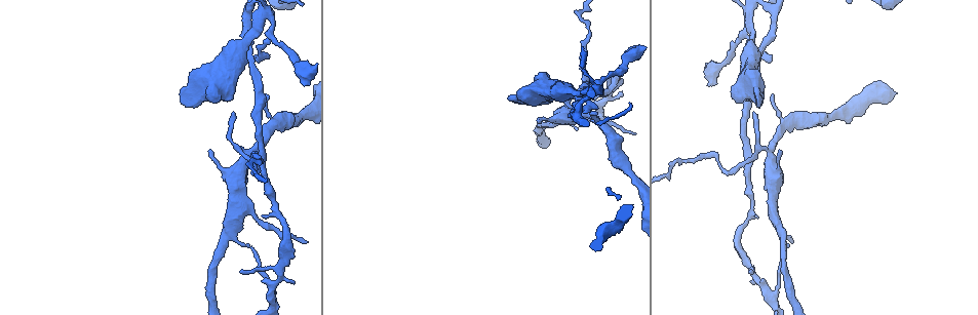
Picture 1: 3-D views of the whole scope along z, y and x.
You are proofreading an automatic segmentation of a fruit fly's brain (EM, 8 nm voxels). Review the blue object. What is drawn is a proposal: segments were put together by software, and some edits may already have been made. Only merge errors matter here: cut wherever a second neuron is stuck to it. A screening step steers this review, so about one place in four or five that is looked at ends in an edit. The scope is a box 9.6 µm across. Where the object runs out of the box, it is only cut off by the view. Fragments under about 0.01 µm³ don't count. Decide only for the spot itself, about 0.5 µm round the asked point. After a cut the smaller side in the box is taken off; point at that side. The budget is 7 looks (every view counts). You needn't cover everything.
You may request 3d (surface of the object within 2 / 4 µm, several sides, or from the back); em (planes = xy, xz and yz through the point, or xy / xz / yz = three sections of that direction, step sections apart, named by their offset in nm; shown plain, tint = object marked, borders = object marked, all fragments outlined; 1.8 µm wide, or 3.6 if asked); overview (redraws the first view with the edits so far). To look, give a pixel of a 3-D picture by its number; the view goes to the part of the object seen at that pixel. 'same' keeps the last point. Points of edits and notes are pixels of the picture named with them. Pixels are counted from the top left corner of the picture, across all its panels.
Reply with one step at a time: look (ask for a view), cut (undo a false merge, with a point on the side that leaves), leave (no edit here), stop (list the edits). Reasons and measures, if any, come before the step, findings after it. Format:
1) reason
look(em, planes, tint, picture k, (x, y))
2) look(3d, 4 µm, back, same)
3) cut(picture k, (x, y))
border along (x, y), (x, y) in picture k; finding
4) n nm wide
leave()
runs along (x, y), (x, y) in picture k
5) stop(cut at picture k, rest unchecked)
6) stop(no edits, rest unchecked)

sharp bend
look(3d, 2 µm, picture 1, (600, 111))

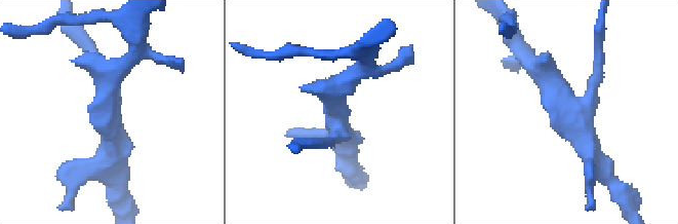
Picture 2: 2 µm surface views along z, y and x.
need the tissue
look(em, planes, borders, picture 2, (569, 100))

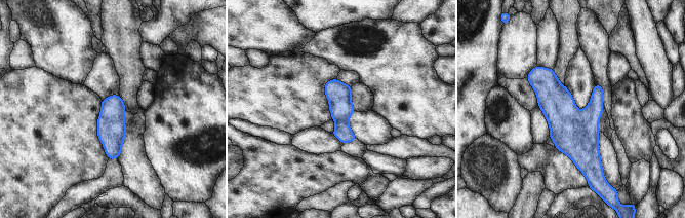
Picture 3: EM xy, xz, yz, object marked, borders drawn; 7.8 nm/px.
190 nm wide
leave()
all the same neuron

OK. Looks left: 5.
thin arm on a thick one
look(em, 3.6 µm, planes, tint, picture 1, (245, 160))

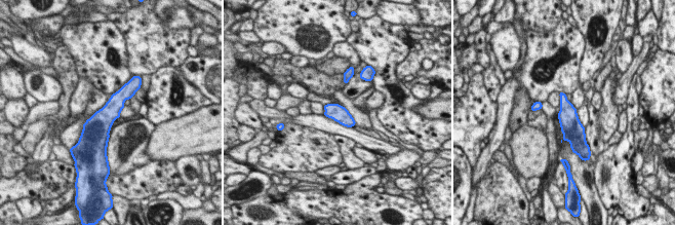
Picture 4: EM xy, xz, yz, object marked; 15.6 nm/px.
leave()
continuous, no second neuron

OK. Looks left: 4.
arms part here
look(em, planes, tint, picture 1, (748, 18))

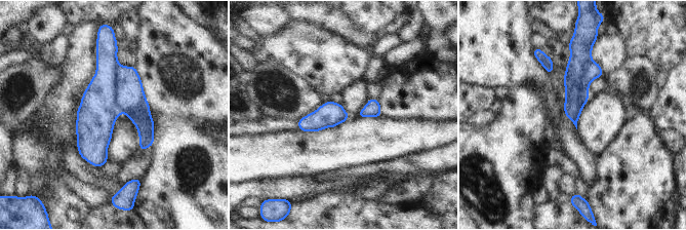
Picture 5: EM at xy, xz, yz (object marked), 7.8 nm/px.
cut(picture 5, (130, 97))
border along (119, 66), (116, 101), (122, 111) in picture 5; a second neuron is stuck on

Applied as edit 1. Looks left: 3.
stop(cut at picture 5, rest unchecked)

